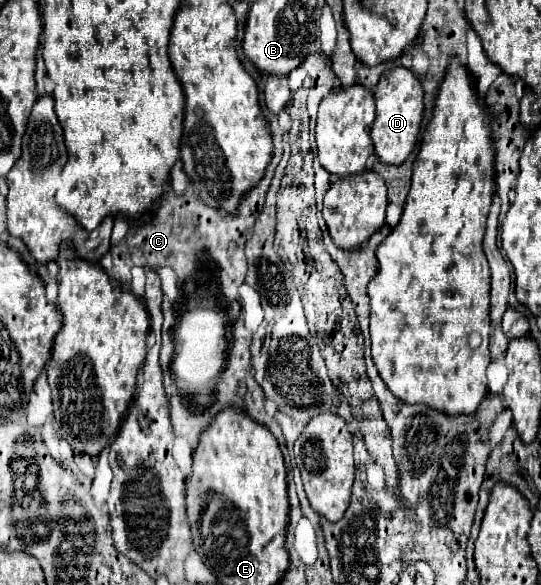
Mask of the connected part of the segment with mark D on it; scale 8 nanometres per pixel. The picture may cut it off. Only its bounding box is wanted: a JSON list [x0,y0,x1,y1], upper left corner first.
[371,66,425,166]

